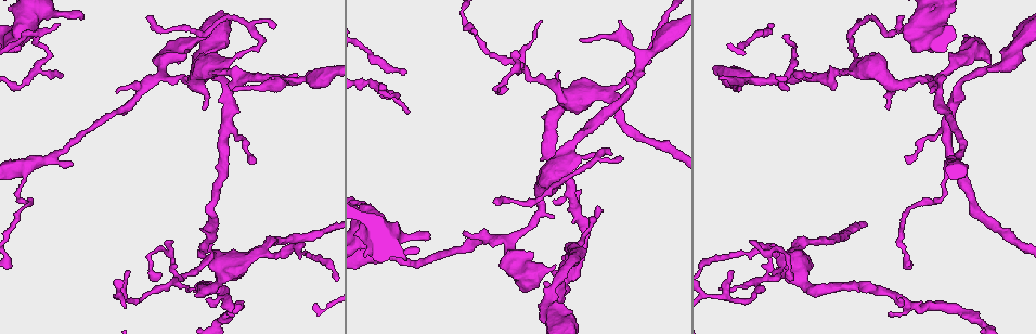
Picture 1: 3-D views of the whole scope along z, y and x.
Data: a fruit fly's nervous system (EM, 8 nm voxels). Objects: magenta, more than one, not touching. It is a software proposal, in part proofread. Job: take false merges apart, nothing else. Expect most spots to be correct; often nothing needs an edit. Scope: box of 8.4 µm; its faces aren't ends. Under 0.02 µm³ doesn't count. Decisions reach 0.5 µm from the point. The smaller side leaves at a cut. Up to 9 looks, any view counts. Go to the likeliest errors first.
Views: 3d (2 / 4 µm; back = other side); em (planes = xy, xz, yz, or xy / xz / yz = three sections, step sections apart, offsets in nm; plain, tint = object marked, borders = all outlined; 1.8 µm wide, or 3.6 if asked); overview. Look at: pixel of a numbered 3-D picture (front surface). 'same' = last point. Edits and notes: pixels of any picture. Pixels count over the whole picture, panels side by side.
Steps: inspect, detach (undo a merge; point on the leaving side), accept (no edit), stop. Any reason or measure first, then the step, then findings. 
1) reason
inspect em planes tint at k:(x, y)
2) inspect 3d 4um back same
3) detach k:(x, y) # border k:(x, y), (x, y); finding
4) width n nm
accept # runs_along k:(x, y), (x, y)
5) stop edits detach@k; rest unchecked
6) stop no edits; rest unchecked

branch point
inspect em yz step 16 tint at 1:(563, 95)

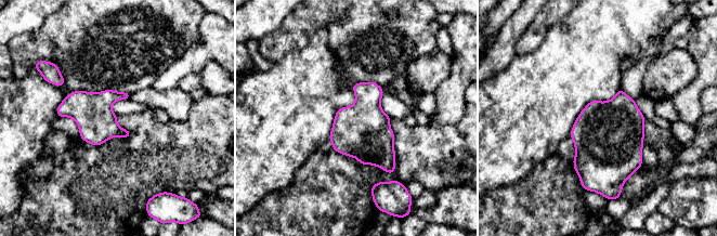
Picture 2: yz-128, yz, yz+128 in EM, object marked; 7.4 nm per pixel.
inspect em xz step 8 tint same

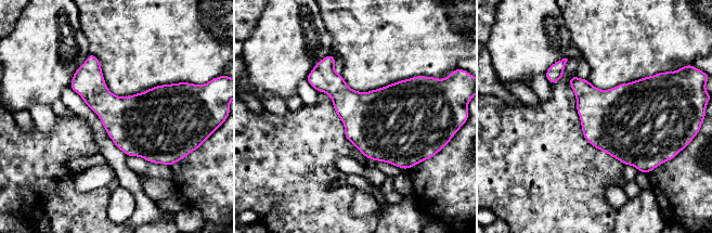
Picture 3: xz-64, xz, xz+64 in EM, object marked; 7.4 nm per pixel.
accept # one neuron here

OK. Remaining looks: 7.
thick turns thin
inspect 3d 2um at 1:(184, 45)

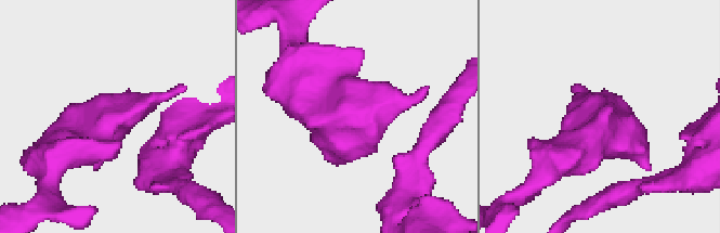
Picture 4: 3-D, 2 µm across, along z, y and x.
inspect em xz step 4 tint at 4:(597, 113)

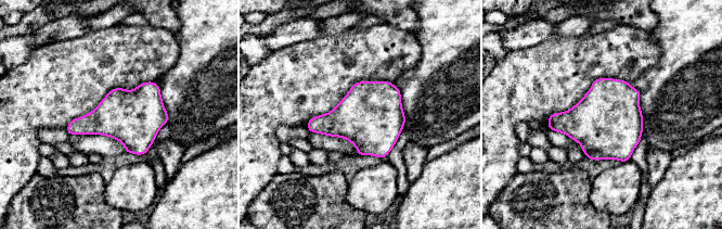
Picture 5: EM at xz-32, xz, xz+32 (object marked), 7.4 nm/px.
cut it another way
inspect em planes borders same

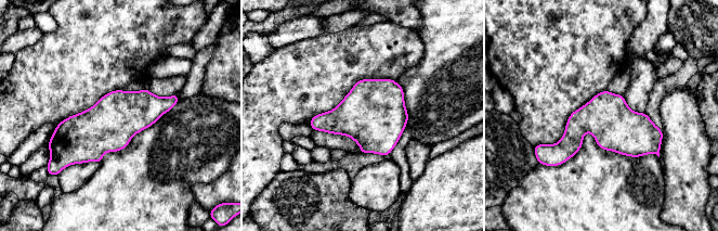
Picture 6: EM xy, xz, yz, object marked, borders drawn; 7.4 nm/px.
width 360 nm
accept # all the same neuron

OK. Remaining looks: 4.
calibre changes
inspect em planes tint at 1:(757, 81)

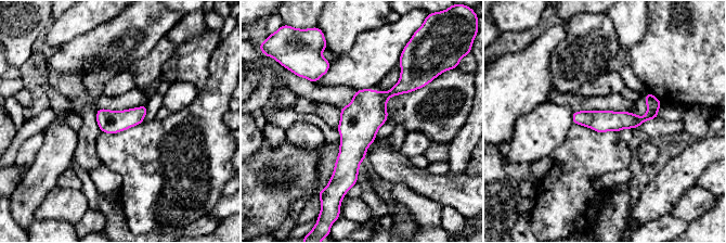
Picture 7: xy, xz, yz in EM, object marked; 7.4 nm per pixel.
accept # runs_along 7:(403, 72), (403, 81), (359, 123), (346, 184); one neuron here

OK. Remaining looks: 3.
inspect em planes tint at 1:(117, 296)

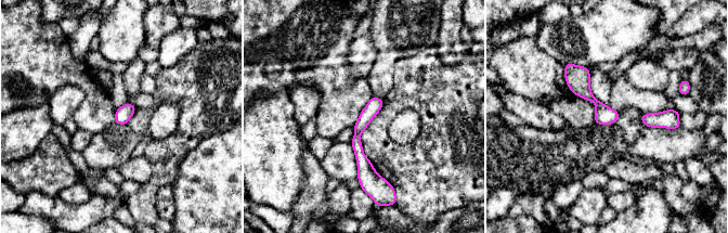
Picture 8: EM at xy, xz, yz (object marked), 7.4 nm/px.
accept # runs_along 8:(376, 100), (358, 131), (369, 184); all the same neuron

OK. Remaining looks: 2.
stop no edits; rest unchecked

